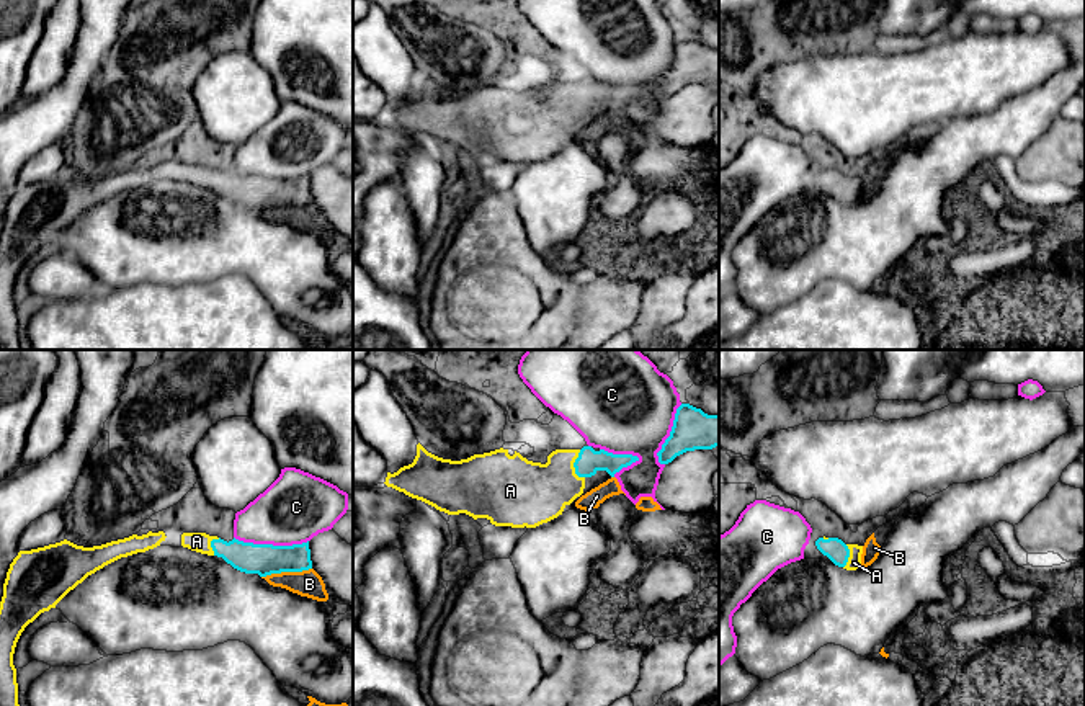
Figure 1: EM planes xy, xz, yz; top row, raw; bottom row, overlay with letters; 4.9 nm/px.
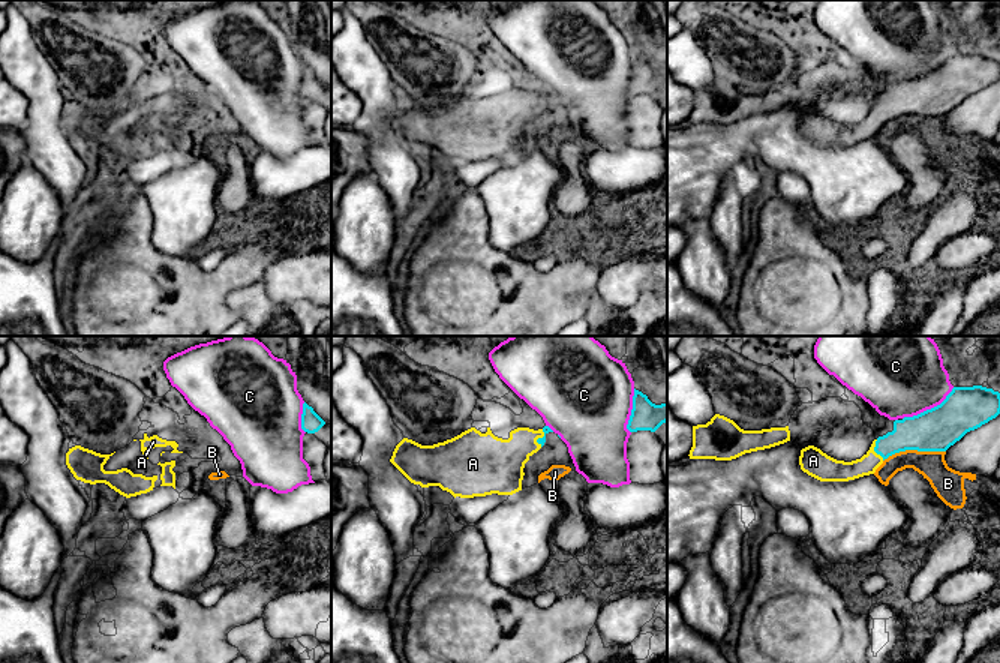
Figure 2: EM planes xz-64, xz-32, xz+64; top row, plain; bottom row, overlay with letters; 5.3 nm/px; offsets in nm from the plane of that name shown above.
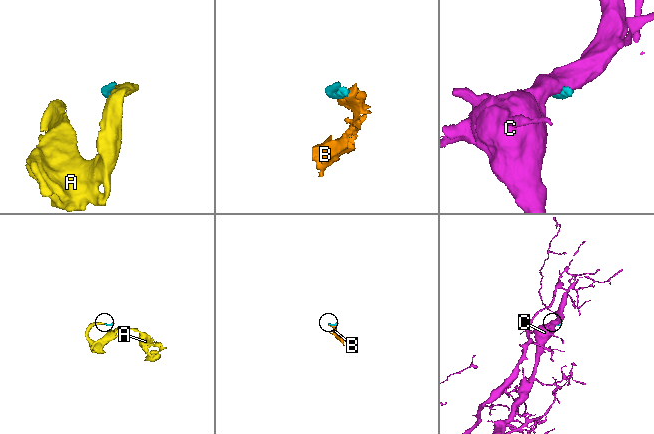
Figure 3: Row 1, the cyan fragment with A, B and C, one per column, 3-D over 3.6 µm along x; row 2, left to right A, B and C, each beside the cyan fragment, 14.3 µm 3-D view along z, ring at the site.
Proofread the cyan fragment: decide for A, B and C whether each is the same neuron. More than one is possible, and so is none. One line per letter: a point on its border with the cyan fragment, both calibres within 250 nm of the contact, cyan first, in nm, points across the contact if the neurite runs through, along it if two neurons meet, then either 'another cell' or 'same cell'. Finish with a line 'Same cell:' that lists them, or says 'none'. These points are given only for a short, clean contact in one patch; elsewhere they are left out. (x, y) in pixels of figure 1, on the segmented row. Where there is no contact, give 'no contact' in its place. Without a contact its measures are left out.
A: xz (574, 466) | 120/300 nm | across xz (589, 461), (574, 466), (553, 486), (531, 494) | same cell
B: xy (286, 571) | 160/130 nm | along xy (311, 567), (272, 572), (262, 577) | another cell
C: xy (272, 545) | 160/340 nm | another cell
Same cell: A

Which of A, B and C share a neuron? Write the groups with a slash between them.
A / B / C

